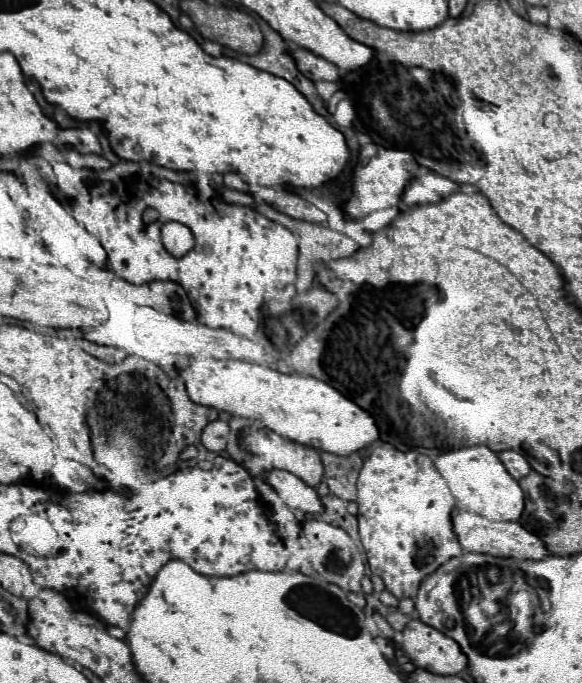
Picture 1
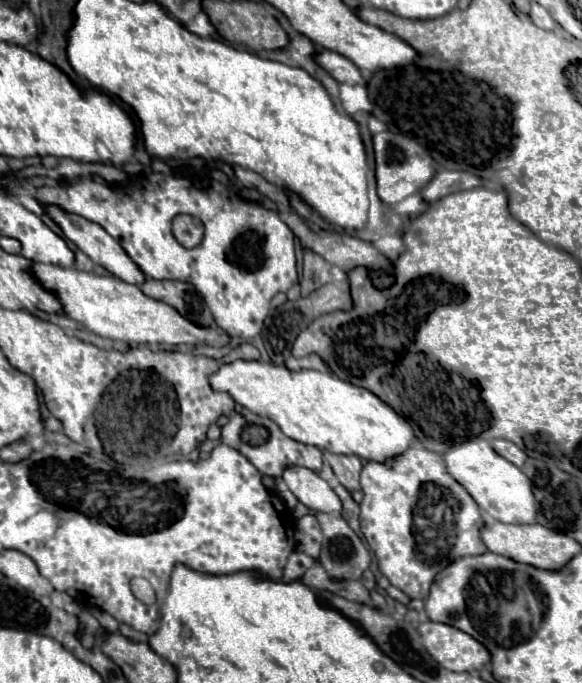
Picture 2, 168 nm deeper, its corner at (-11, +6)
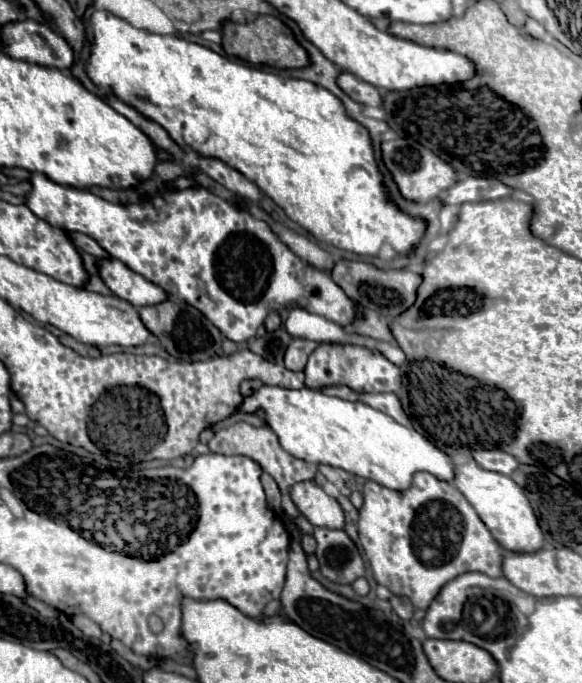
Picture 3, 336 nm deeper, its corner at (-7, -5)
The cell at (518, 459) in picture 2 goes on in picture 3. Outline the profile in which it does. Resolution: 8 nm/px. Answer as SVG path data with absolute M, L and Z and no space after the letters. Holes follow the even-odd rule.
M500 449L474 451L472 457L486 471L496 471L496 473L502 473L502 475L510 475L518 467L518 461L512 455L508 455L508 453L500 451Z

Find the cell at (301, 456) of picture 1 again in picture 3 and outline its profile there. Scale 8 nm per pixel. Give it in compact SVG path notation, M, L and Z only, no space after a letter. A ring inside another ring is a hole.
M240 421L240 423L234 423L234 425L230 425L230 427L218 429L218 431L214 433L214 437L208 441L208 447L210 447L212 453L246 455L246 457L254 459L254 461L256 461L266 473L270 473L270 475L274 477L274 481L278 483L278 487L280 487L280 491L282 491L282 495L284 495L284 499L286 499L286 501L282 503L282 509L284 509L292 519L296 519L296 517L300 515L300 511L298 511L298 509L294 507L294 503L290 501L288 491L290 491L290 487L292 487L294 483L298 483L298 481L310 481L310 479L314 479L314 475L316 475L316 471L318 471L318 465L308 463L308 461L304 461L304 459L298 459L298 457L294 457L294 455L288 455L288 453L280 447L280 441L276 439L276 433L274 433L272 429L268 429L268 427L252 427L252 425L244 423L244 421Z

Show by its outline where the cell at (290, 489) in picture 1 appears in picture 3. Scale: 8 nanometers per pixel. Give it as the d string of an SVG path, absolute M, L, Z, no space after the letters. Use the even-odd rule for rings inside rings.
M314 481L296 483L290 491L292 501L298 505L300 513L316 527L328 527L328 529L342 529L344 527L344 511L340 503L326 495L322 487L318 487Z

